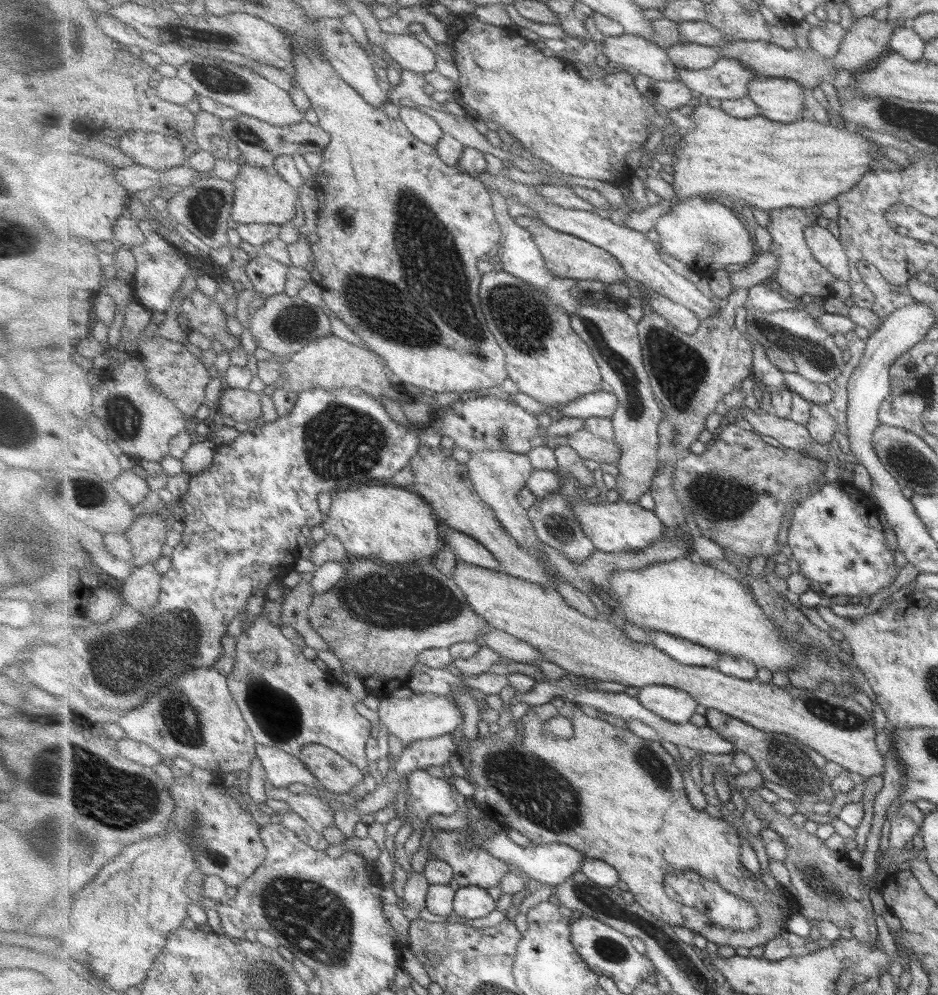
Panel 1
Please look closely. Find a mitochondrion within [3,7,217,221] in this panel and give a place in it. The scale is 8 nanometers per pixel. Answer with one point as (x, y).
(41, 51)

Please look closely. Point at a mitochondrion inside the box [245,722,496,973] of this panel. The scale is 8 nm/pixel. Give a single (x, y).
(310, 917)

